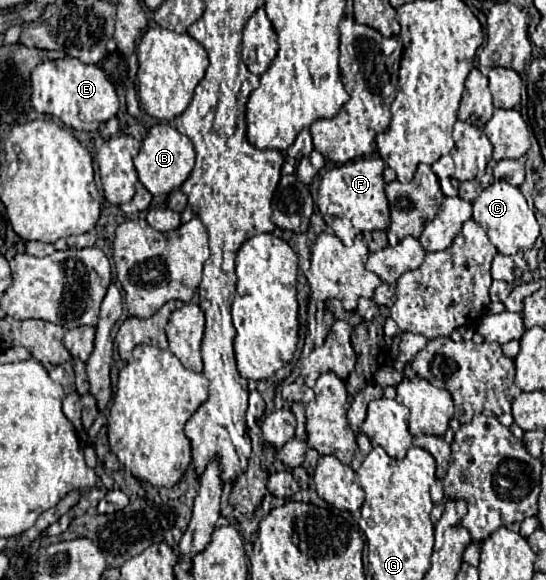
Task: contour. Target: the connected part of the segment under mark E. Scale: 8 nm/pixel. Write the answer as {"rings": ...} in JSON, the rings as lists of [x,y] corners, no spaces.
{"rings":[[[78,58],[46,60],[32,72],[32,106],[40,114],[56,116],[64,126],[72,130],[92,132],[102,122],[108,122],[118,112],[118,96],[104,70],[98,66],[82,64]]]}

